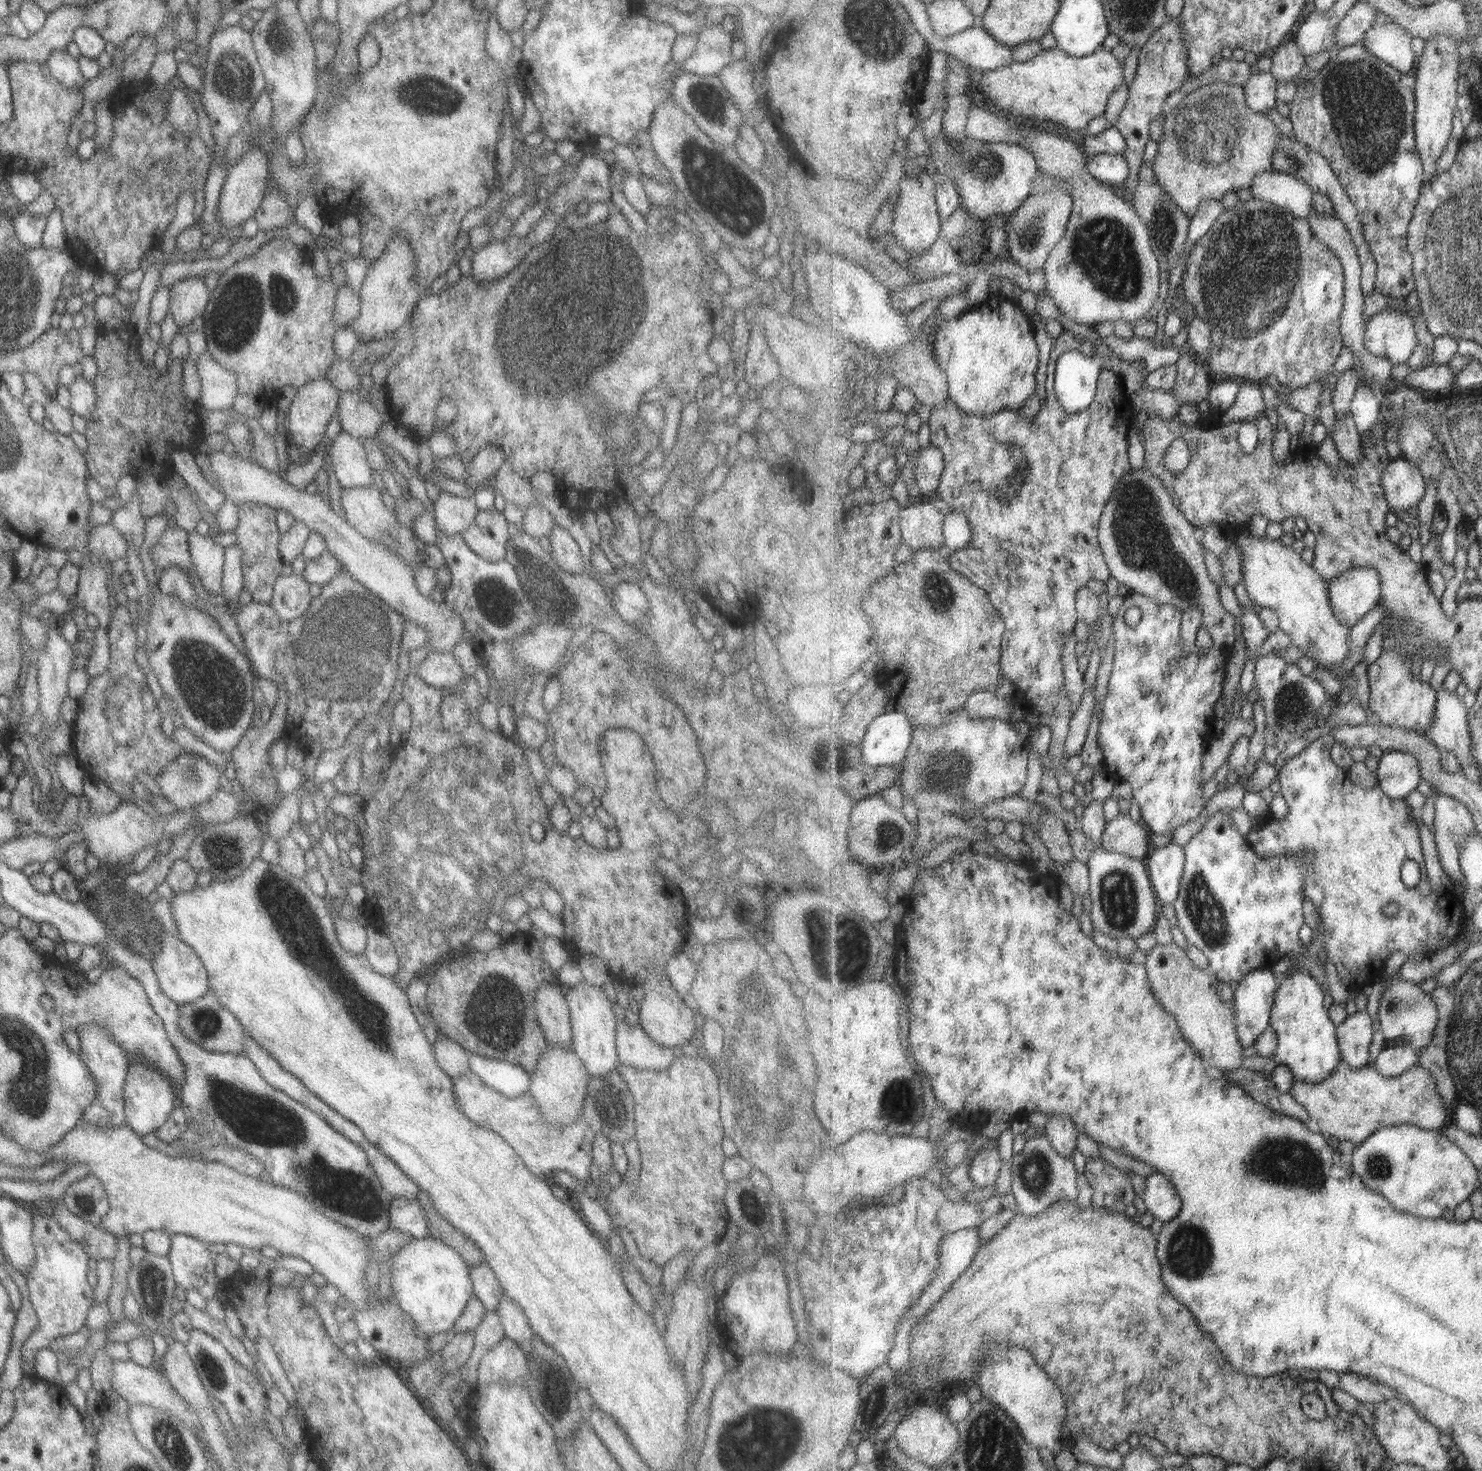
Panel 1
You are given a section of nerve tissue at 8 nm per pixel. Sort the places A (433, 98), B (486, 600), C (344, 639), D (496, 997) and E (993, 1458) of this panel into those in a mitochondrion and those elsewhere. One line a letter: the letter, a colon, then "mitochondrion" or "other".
A: mitochondrion
B: mitochondrion
C: mitochondrion
D: mitochondrion
E: mitochondrion

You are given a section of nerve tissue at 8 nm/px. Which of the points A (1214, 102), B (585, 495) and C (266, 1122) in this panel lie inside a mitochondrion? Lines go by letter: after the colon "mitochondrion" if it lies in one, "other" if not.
A: mitochondrion
B: other
C: mitochondrion

